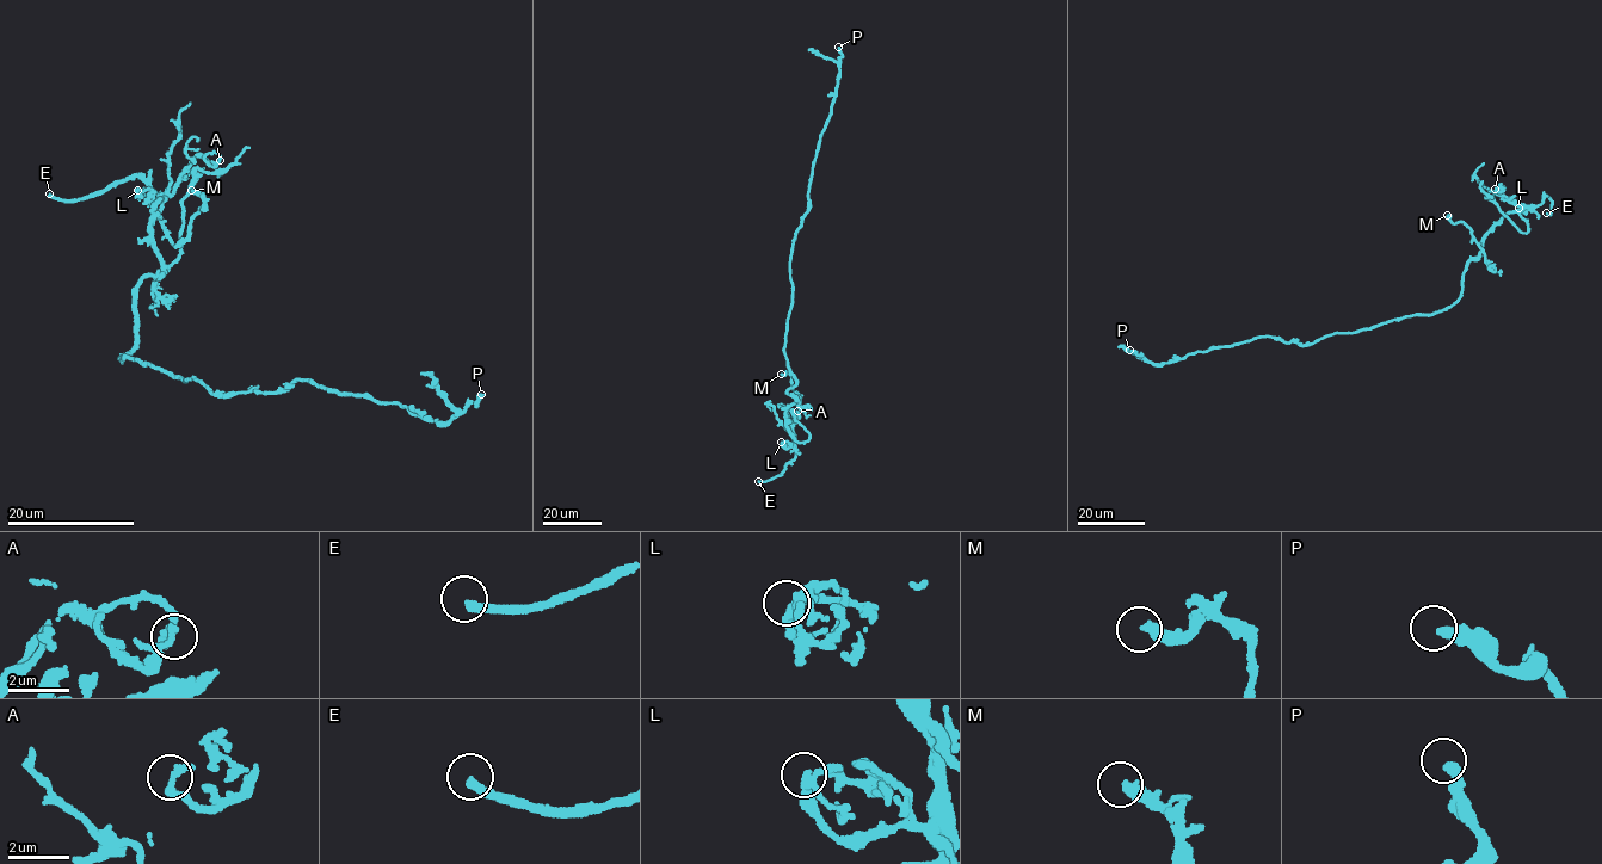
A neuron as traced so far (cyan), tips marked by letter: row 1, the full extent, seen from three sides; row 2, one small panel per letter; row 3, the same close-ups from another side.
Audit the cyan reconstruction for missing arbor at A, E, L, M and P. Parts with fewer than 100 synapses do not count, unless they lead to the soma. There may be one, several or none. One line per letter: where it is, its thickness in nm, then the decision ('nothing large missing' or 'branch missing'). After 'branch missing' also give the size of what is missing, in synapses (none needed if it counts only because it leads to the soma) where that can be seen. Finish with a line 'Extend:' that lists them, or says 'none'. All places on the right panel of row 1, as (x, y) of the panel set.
A: at (1495, 189); 170 nm thick; nothing large missing
E: at (1546, 213); 260 nm thick; branch missing
L: at (1519, 208); 240 nm thick; nothing large missing
M: at (1447, 215); 320 nm thick; nothing large missing
P: at (1129, 350); 320 nm thick; branch missing; about 450 synapses
Extend: E, P

